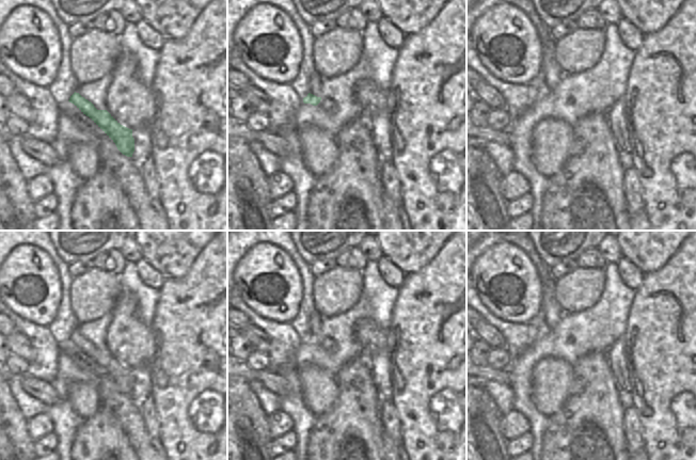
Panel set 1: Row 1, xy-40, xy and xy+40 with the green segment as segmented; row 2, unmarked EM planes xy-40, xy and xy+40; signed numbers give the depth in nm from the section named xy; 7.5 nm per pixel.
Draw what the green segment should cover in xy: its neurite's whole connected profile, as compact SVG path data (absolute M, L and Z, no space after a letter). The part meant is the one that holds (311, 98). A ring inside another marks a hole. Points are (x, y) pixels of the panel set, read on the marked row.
M316 70L312 73L310 79L310 93L303 98L304 104L311 104L317 106L321 100L320 88L322 85L322 77Z

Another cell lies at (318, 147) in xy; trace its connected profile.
M315 126L299 129L301 154L307 170L317 178L328 174L337 160L335 136Z

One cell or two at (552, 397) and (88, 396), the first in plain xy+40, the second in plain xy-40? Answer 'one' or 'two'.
one

